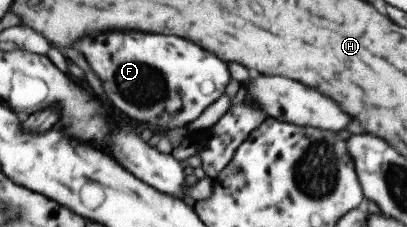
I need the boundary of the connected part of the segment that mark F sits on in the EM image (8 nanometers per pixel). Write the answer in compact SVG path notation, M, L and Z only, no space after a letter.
M109 32L109 34L97 34L93 38L83 38L77 42L77 46L81 54L85 56L89 68L99 78L101 88L113 108L117 108L121 114L126 114L128 118L139 124L155 126L165 132L181 126L185 127L195 120L209 104L215 102L223 94L230 79L227 66L219 58L175 36Z

